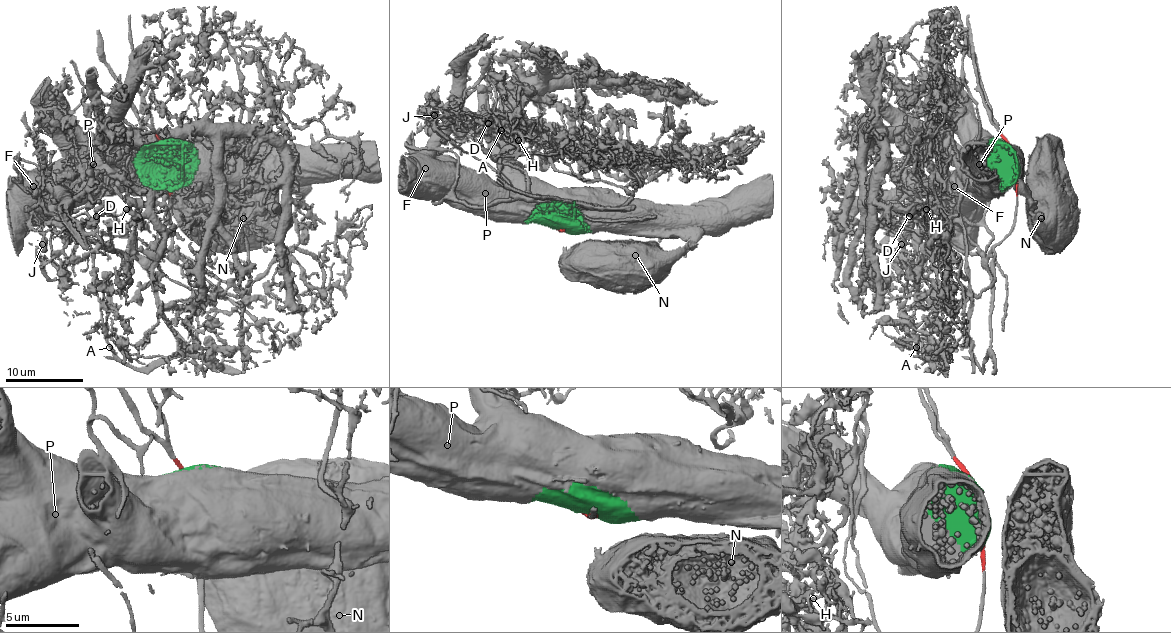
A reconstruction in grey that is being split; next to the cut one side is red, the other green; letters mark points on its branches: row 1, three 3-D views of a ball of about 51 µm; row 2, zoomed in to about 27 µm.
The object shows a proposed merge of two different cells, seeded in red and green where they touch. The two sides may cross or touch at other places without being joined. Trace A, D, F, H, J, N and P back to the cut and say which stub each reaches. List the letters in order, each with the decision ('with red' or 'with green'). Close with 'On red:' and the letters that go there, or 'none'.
A: with red
D: with red
F: with green
H: with red
J: with red
N: with green
P: with green
On red: A, D, H, J

